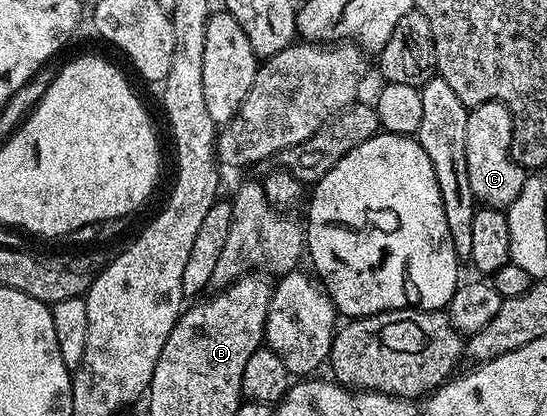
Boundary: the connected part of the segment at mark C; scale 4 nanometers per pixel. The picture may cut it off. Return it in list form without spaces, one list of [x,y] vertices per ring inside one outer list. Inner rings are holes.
[[[492,100],[470,111],[467,118],[467,179],[471,181],[471,194],[478,205],[507,210],[511,202],[519,198],[527,172],[514,162],[509,153],[512,137],[513,116],[507,105]]]

